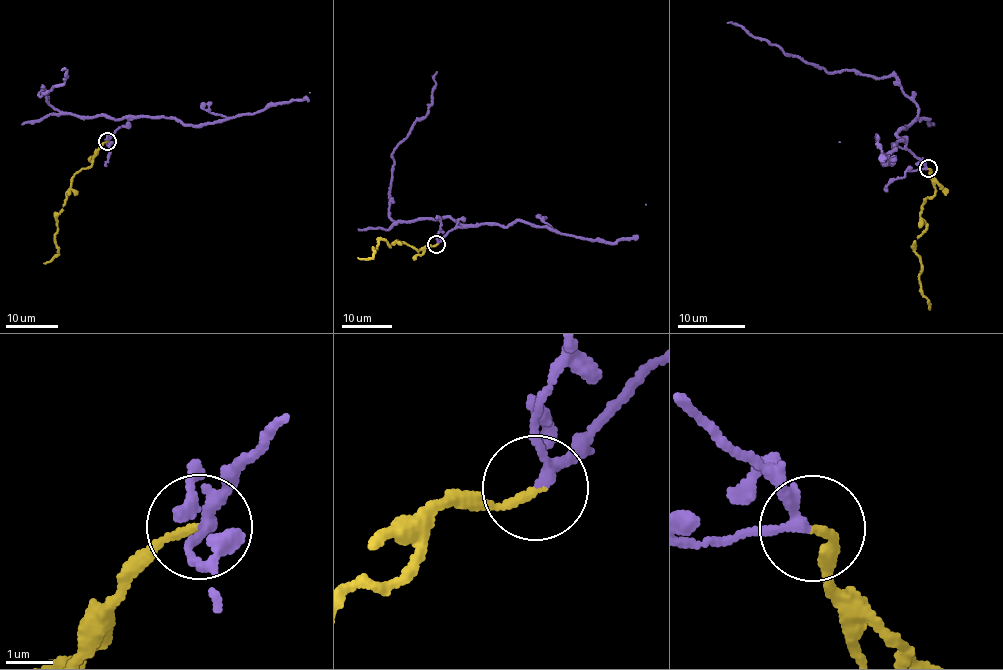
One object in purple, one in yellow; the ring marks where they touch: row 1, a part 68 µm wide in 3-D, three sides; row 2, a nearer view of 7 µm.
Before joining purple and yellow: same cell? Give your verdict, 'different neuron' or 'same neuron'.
same neuron

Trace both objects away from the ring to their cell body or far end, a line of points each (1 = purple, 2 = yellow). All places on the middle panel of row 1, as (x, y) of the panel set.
1: (437, 244), (461, 225), (449, 217), (393, 221), (389, 216), (391, 155), (414, 123), (426, 116), (437, 71)
2: (437, 244), (418, 251), (399, 241), (389, 247), (379, 240), (373, 255), (358, 257)

